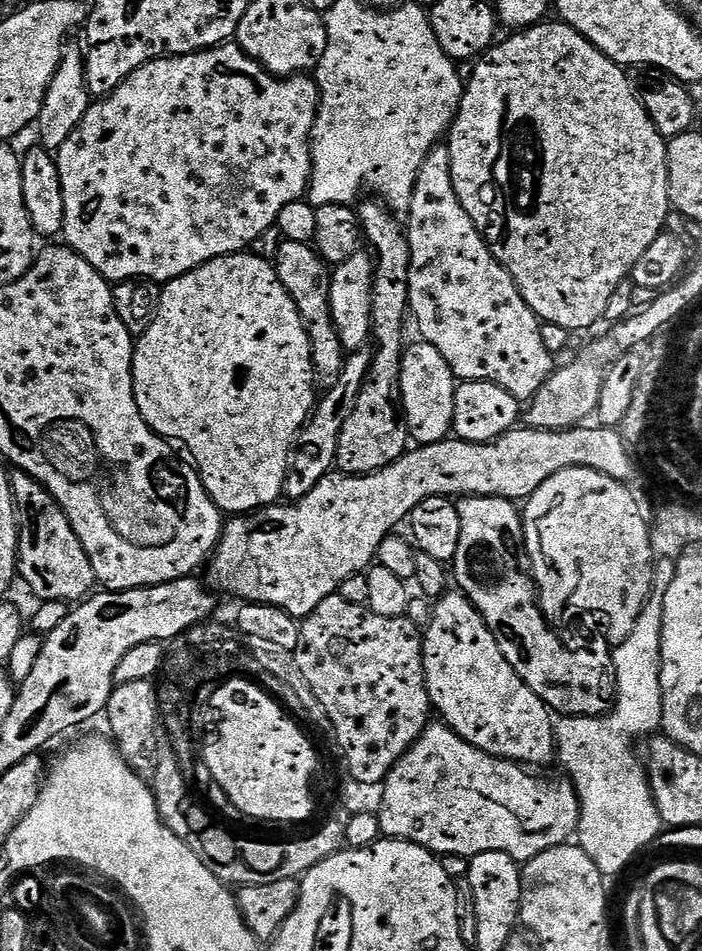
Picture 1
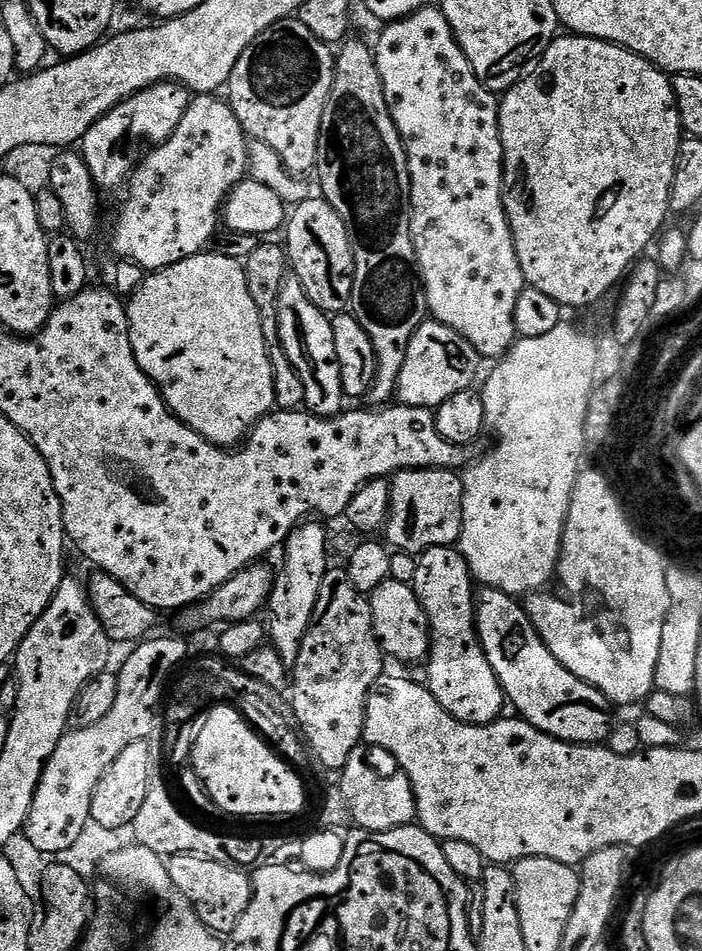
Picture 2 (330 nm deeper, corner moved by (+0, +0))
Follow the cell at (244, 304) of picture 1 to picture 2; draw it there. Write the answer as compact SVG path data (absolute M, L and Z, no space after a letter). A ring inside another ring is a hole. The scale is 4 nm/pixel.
M214 250L199 252L197 256L186 258L174 266L161 268L145 275L144 285L130 297L126 307L130 342L138 366L142 366L144 373L156 383L160 395L168 403L168 409L186 426L190 426L198 434L202 434L202 438L206 438L211 444L217 444L220 448L231 449L233 446L239 445L259 425L263 416L269 415L276 408L274 370L268 357L266 338L262 334L262 322L258 314L258 306L254 306L254 298L250 298L250 286L246 286L246 274L241 261L220 256Z

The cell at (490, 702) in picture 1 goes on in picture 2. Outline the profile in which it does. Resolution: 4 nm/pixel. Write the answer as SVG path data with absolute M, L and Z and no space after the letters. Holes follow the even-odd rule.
M459 547L431 548L420 553L417 559L417 573L411 586L420 599L420 604L424 607L424 613L428 615L430 629L430 643L426 657L426 665L428 664L426 687L428 691L434 694L434 698L448 713L468 725L486 726L501 719L505 715L506 697L494 674L494 666L490 666L490 662L482 650L480 634L476 630L478 592L474 587L472 571L468 569L466 558L461 554Z

